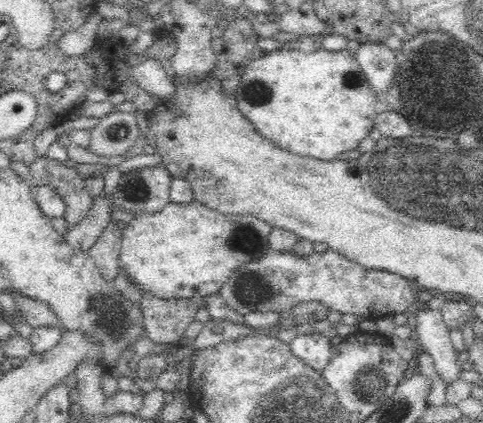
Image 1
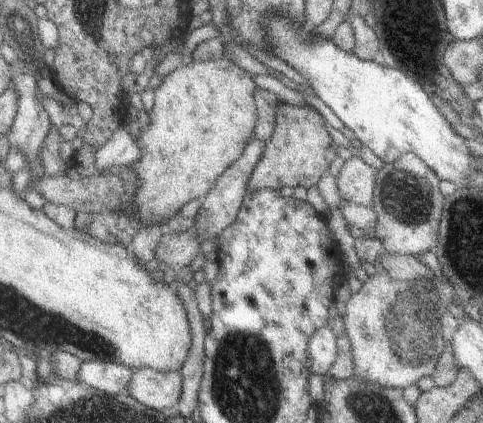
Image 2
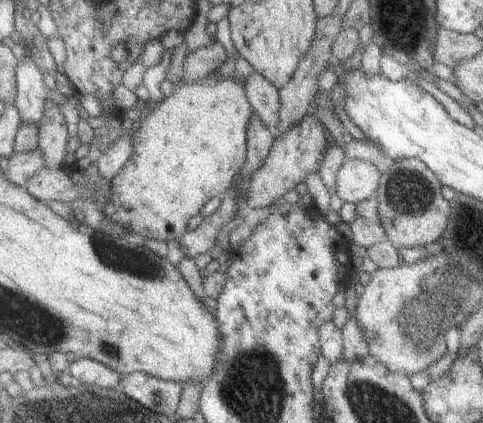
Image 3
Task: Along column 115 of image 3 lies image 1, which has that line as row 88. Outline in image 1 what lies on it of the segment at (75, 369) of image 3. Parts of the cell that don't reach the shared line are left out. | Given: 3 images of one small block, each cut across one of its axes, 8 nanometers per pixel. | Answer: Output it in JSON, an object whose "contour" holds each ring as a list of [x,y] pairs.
{"contour":[[[362,42],[362,44],[354,46],[354,56],[356,56],[374,96],[382,98],[388,92],[388,88],[398,72],[396,52],[386,48],[386,44]]]}

